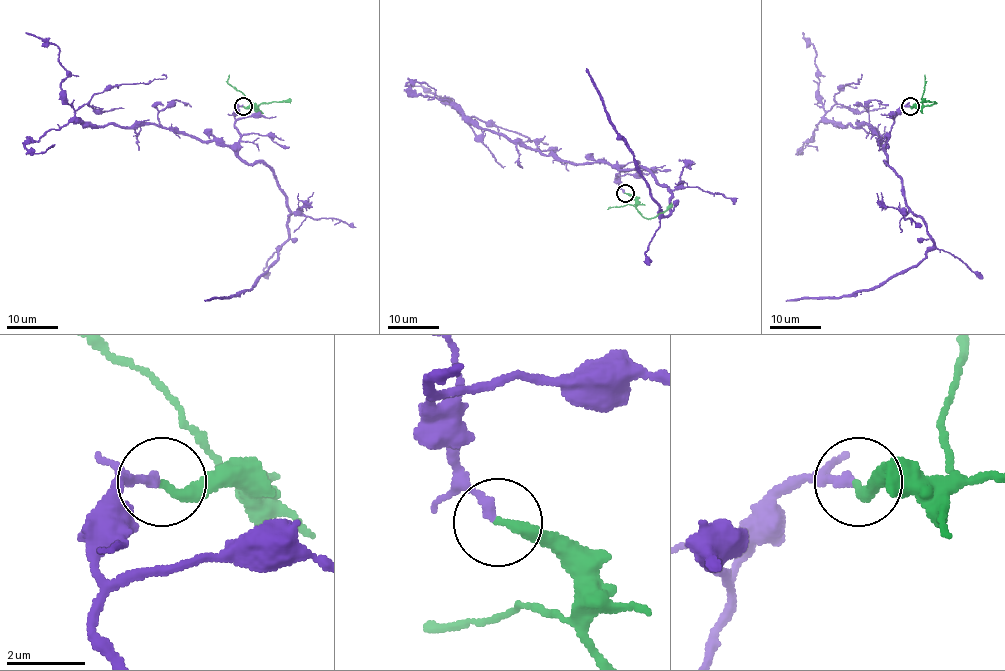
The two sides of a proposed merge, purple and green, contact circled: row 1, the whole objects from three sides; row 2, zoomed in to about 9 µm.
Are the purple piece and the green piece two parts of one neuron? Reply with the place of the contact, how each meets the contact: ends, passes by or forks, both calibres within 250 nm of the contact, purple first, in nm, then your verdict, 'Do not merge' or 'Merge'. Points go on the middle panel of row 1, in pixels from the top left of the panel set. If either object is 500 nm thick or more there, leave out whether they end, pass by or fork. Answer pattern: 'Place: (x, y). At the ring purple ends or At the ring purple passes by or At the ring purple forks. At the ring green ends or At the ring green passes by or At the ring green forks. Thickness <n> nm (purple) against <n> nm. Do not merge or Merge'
Place: (625, 193). At the ring purple ends. At the ring green ends. Thickness 240 nm (purple) against 280 nm. Merge

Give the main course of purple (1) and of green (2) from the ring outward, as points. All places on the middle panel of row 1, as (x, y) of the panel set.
1: (624, 193), (616, 177), (620, 168), (644, 168), (671, 194), (670, 212), (664, 214), (652, 198), (586, 68)
2: (625, 193), (634, 199), (635, 208), (647, 218), (662, 213), (671, 203)

